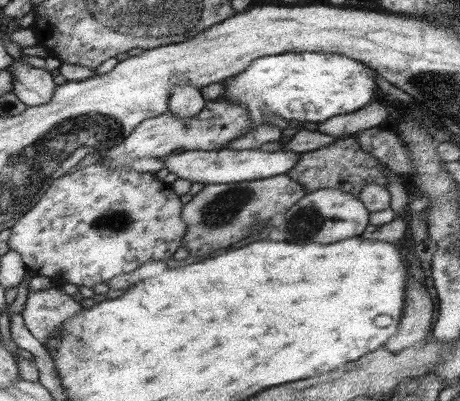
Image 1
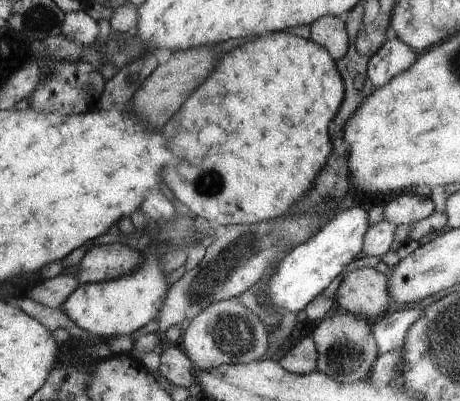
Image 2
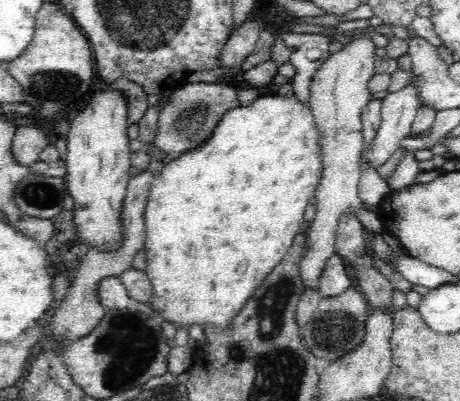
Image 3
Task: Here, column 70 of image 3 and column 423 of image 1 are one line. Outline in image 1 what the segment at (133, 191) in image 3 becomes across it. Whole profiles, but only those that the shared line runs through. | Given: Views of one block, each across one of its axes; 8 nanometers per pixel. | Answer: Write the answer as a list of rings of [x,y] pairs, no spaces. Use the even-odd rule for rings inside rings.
[[[407,270],[401,320],[397,324],[397,332],[383,346],[397,354],[405,348],[423,344],[425,338],[433,332],[431,324],[433,324],[433,302],[425,290],[425,284],[413,280],[411,272]]]

